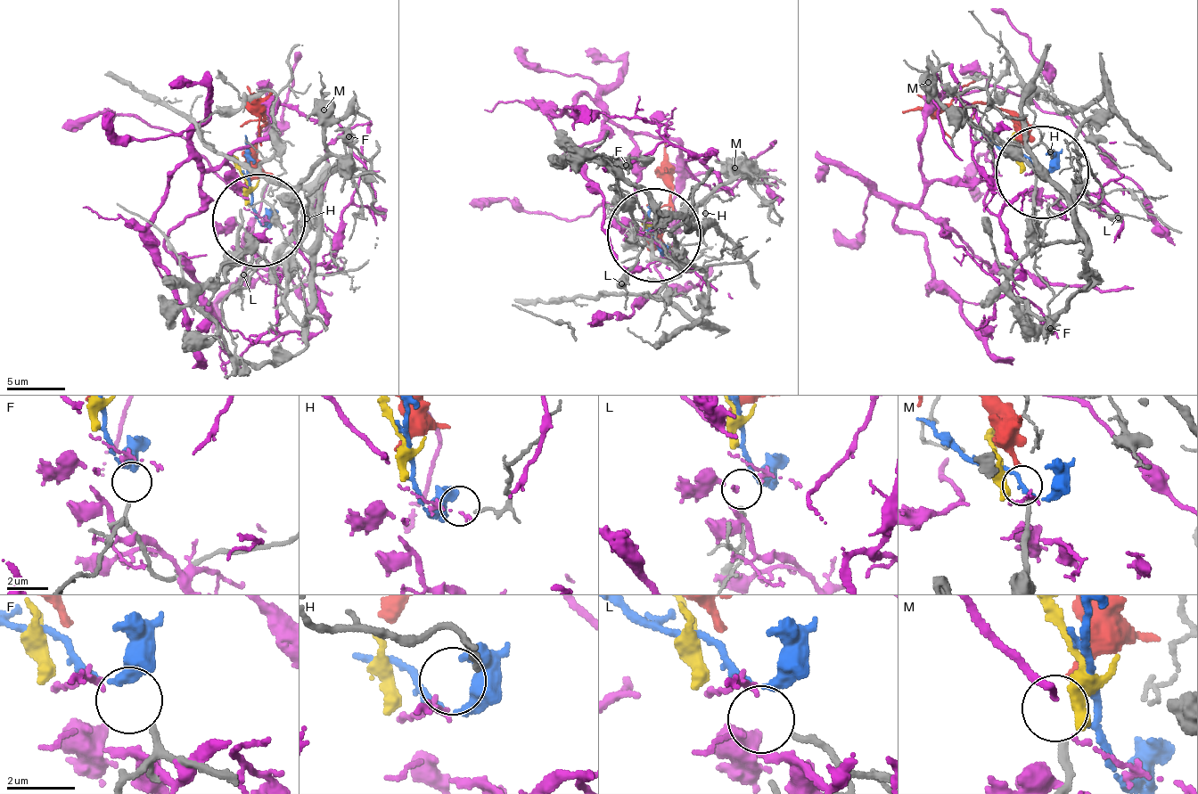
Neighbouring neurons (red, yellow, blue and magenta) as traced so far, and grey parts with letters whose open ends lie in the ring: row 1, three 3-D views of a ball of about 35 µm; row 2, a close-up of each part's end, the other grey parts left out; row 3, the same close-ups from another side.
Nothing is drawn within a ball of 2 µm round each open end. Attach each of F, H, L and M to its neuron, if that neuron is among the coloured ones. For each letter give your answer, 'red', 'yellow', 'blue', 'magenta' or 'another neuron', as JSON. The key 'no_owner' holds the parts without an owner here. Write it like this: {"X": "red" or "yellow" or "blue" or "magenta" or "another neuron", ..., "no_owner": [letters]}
{"F": "blue", "H": "another neuron", "L": "another neuron", "M": "red", "no_owner": ["H", "L"]}

